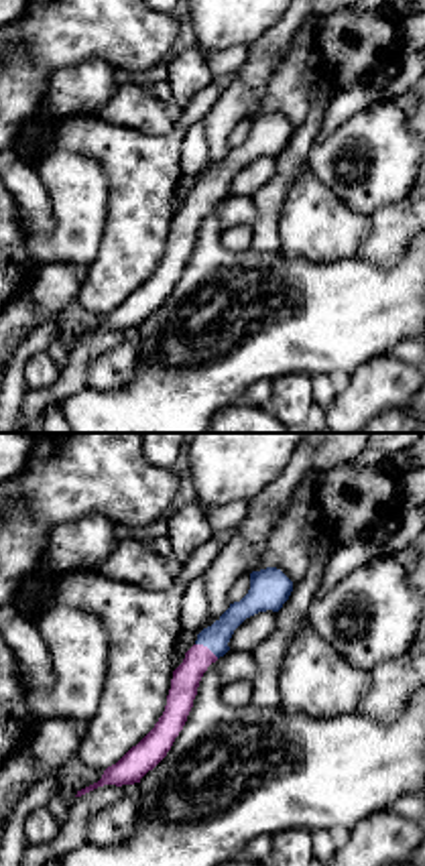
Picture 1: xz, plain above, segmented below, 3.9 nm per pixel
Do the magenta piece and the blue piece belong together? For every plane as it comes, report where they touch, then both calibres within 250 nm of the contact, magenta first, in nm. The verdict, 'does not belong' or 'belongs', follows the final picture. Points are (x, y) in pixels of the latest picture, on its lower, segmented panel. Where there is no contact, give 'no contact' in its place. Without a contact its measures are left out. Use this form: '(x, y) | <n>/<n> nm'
(208, 649) | 110/110 nm

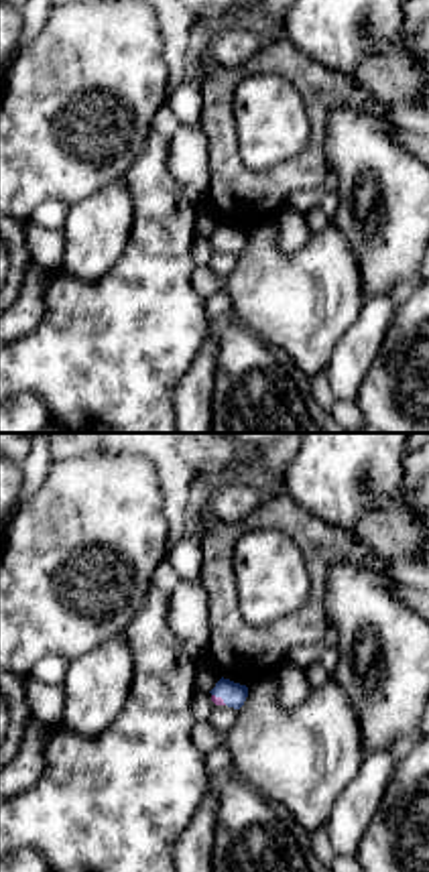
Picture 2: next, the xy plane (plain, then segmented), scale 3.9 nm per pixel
(220, 698) | 30/90 nm

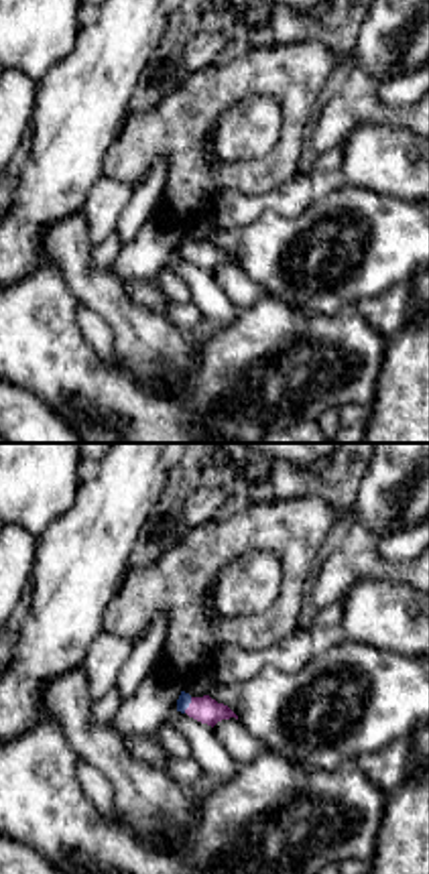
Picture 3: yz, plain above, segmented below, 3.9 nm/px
(190, 706) | 110/50 nm

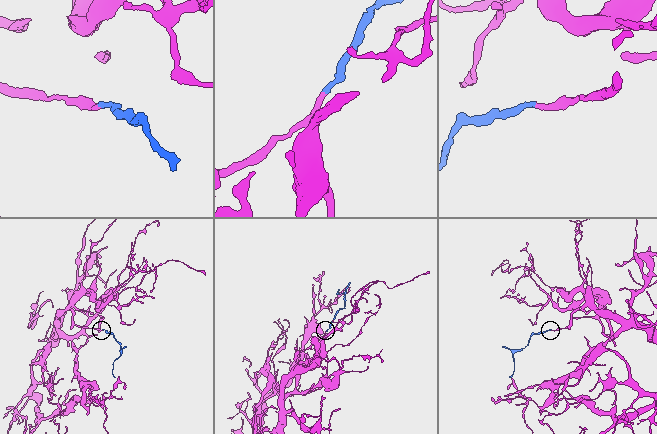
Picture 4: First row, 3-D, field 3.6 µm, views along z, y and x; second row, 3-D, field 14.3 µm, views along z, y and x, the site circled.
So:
belongs

